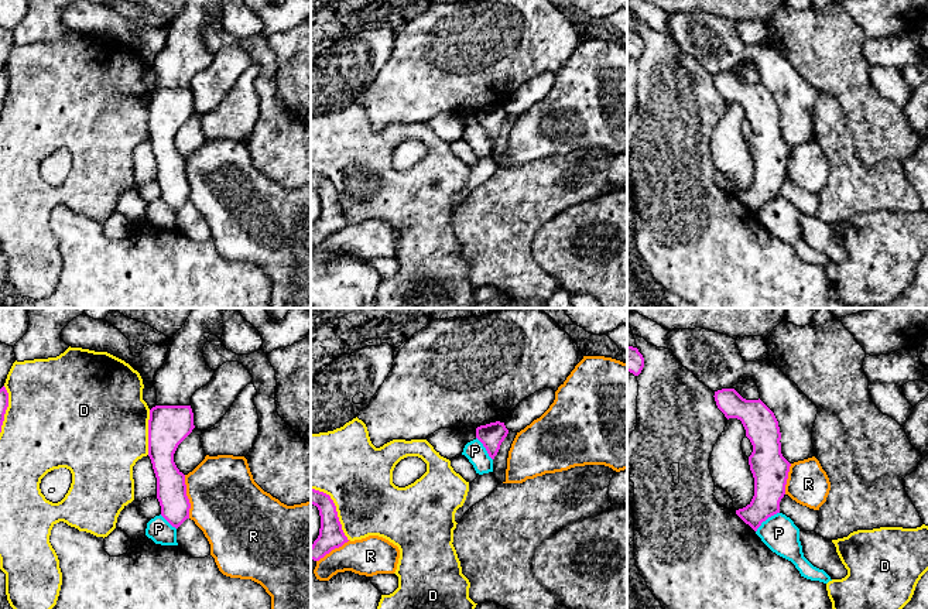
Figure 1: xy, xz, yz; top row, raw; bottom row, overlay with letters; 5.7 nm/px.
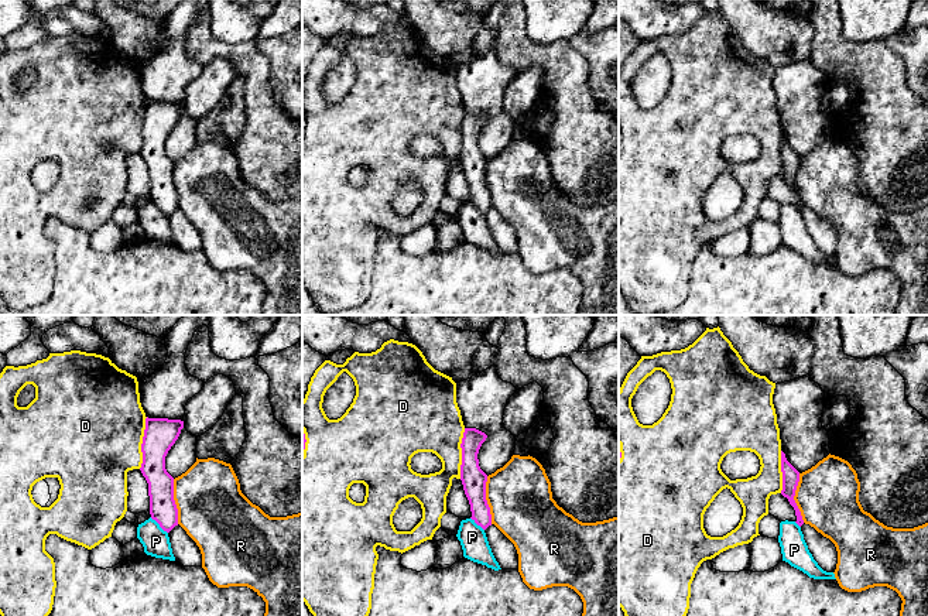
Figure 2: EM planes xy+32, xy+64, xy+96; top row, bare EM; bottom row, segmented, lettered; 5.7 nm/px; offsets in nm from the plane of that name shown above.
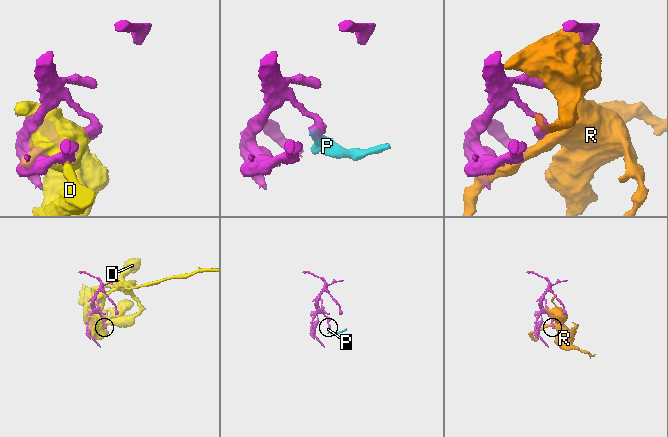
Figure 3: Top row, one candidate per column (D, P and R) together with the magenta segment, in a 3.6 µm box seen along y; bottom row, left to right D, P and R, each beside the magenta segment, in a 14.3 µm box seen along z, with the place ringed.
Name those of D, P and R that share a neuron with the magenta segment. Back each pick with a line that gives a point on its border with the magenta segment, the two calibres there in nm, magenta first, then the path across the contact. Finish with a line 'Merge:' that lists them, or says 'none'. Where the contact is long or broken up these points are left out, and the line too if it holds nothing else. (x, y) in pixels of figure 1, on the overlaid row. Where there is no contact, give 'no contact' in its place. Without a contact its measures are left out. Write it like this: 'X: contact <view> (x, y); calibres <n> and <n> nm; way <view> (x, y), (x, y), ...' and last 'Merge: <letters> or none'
Merge: none

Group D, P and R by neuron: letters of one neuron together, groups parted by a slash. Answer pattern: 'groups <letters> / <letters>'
groups D / P / R

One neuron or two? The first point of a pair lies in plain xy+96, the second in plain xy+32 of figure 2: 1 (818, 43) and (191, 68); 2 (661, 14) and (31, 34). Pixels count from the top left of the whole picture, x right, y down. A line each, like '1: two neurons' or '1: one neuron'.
1: two neurons
2: two neurons

